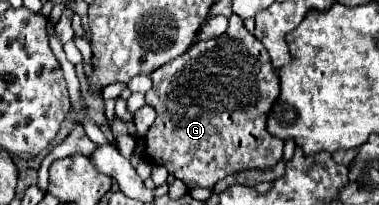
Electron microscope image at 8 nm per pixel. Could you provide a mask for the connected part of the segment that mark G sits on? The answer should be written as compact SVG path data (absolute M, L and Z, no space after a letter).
M239 16L229 18L229 28L215 40L201 40L183 58L175 58L151 74L153 88L145 94L157 118L145 134L145 156L151 164L165 166L169 174L193 188L213 188L215 182L243 170L271 170L283 156L283 142L267 134L267 114L279 96L279 78L265 46L245 30Z

